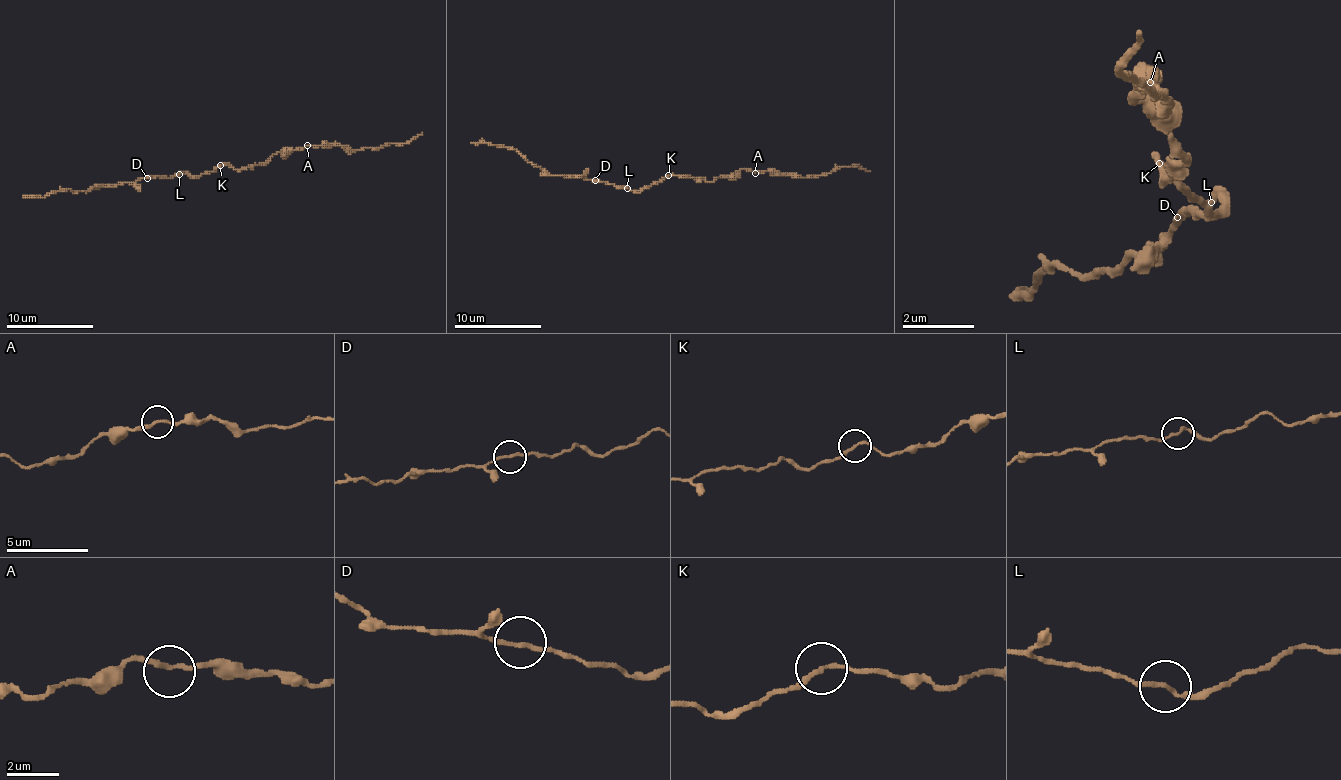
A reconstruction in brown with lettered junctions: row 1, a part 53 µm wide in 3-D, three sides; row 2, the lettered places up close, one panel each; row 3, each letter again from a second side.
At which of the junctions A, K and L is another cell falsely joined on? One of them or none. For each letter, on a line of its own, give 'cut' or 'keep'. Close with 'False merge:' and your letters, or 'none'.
A: keep
K: keep
L: keep
False merge: none

